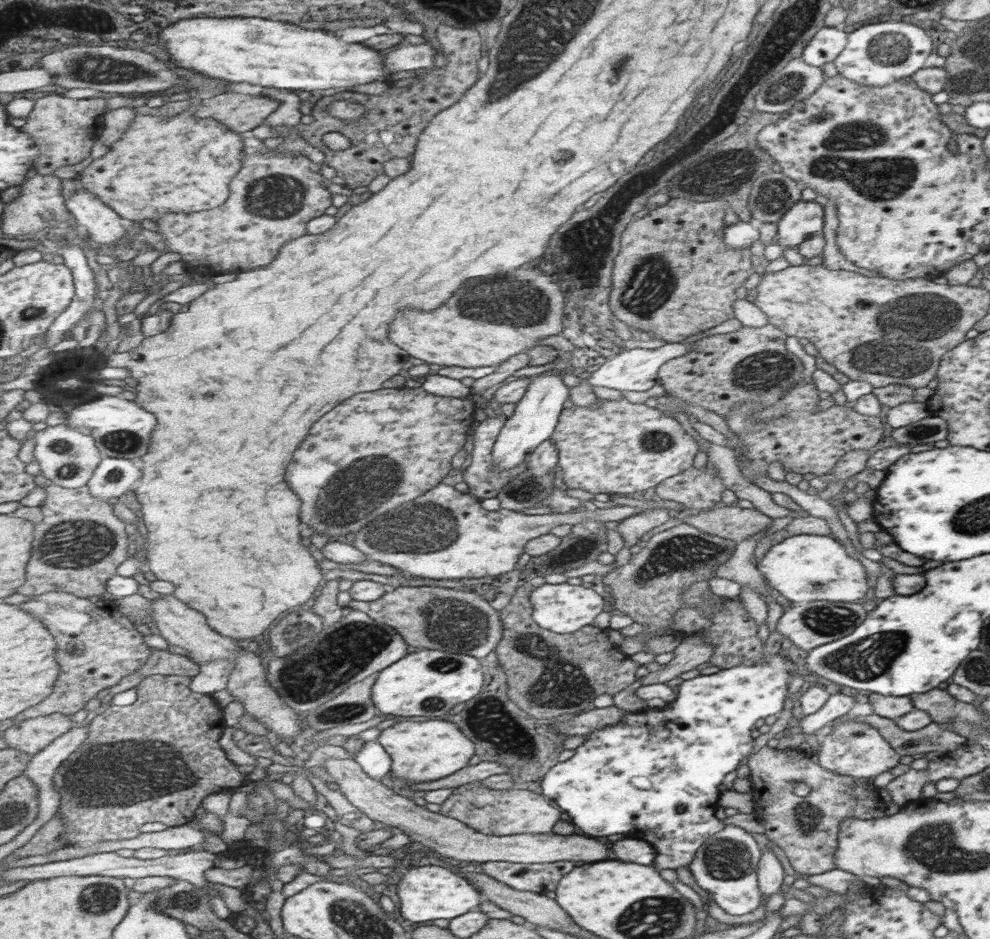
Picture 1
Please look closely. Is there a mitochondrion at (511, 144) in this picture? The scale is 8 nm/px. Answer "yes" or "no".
no

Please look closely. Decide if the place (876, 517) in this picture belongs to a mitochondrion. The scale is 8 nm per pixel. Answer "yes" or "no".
no

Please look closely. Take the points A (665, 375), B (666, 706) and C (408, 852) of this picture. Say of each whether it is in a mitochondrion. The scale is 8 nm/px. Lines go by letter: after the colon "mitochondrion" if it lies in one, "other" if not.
A: other
B: other
C: other

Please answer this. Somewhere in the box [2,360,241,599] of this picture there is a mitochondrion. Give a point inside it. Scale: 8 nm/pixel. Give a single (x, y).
(82, 544)

